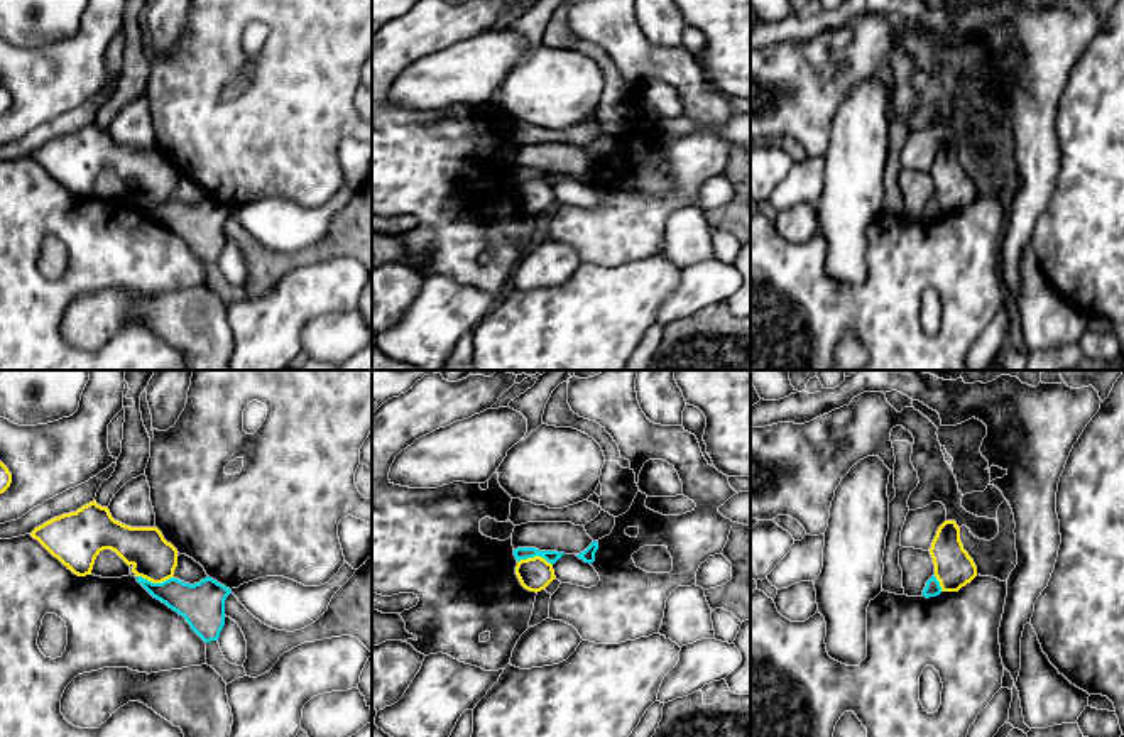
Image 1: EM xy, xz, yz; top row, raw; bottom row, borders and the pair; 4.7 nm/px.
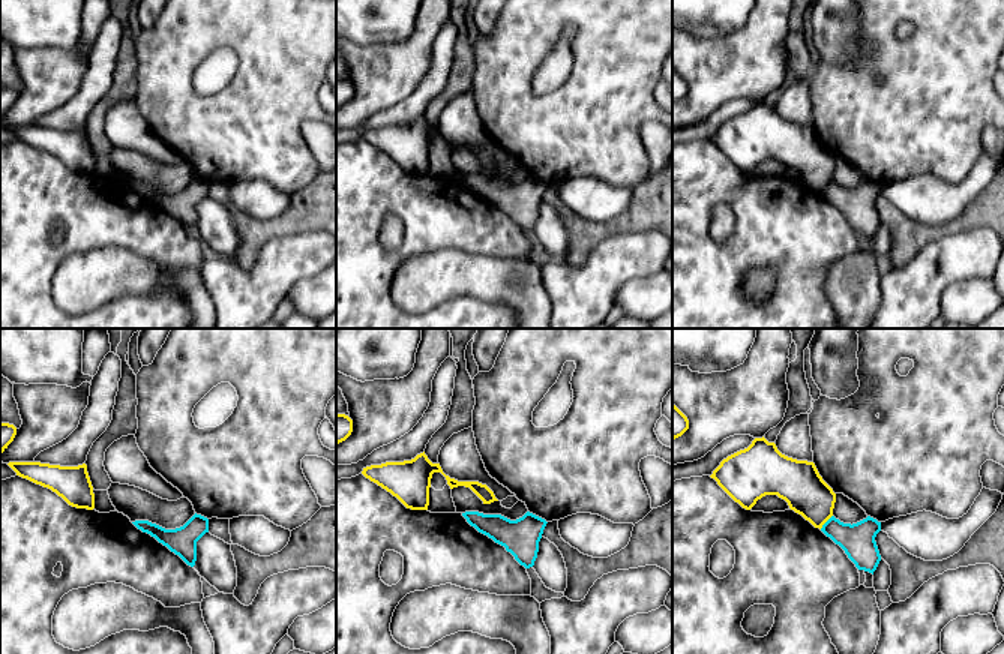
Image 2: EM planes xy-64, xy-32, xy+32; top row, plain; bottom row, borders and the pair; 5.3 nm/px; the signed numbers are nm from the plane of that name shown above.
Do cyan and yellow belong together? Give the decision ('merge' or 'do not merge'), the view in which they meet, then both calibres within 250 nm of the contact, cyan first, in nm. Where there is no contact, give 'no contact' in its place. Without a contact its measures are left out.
do not merge | xy | 200/200 nm

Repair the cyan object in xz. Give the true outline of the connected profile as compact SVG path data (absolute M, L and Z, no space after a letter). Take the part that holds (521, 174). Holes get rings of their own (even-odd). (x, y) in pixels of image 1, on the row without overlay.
M517 169L517 171L514 171L514 177L517 183L534 179L534 177L541 177L548 184L554 186L563 176L565 174L558 174L558 172L539 172L536 169Z

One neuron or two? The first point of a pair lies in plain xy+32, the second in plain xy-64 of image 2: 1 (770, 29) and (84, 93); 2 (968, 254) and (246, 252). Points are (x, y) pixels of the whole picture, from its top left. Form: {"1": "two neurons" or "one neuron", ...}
{"1": "two neurons", "2": "two neurons"}

